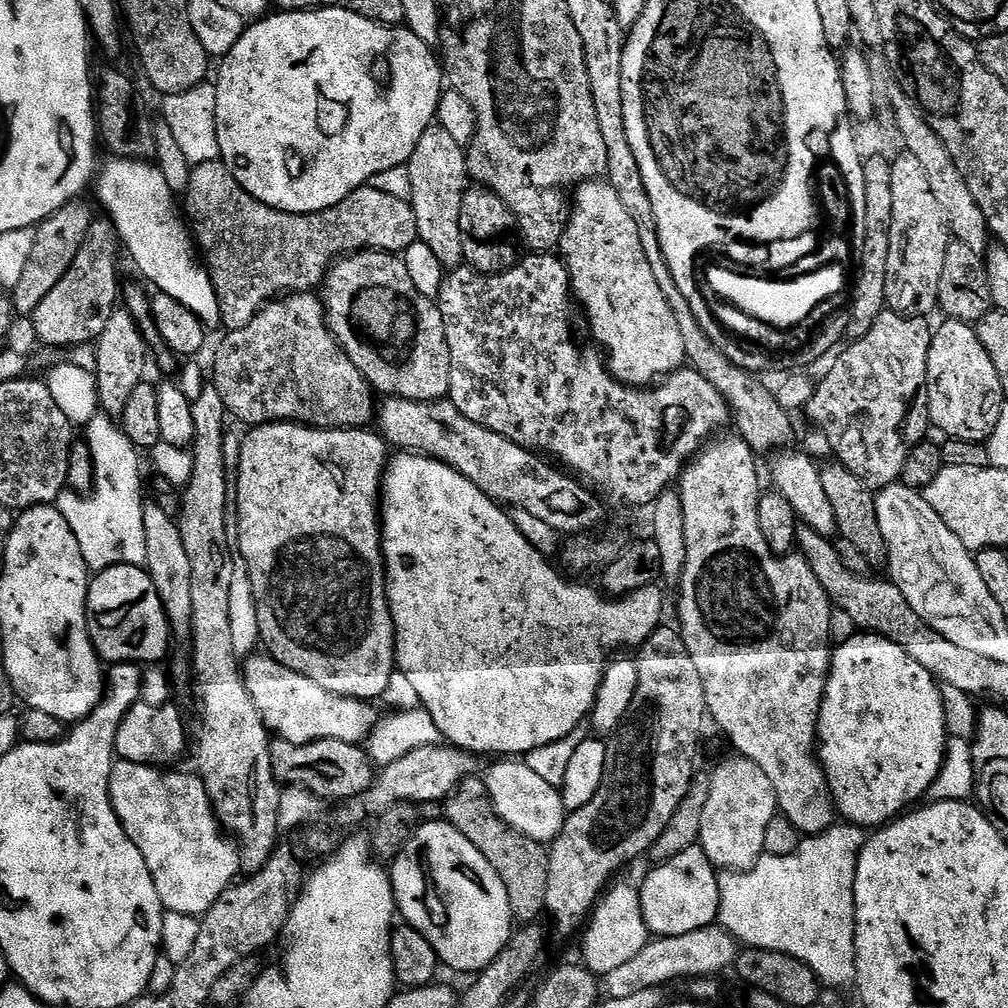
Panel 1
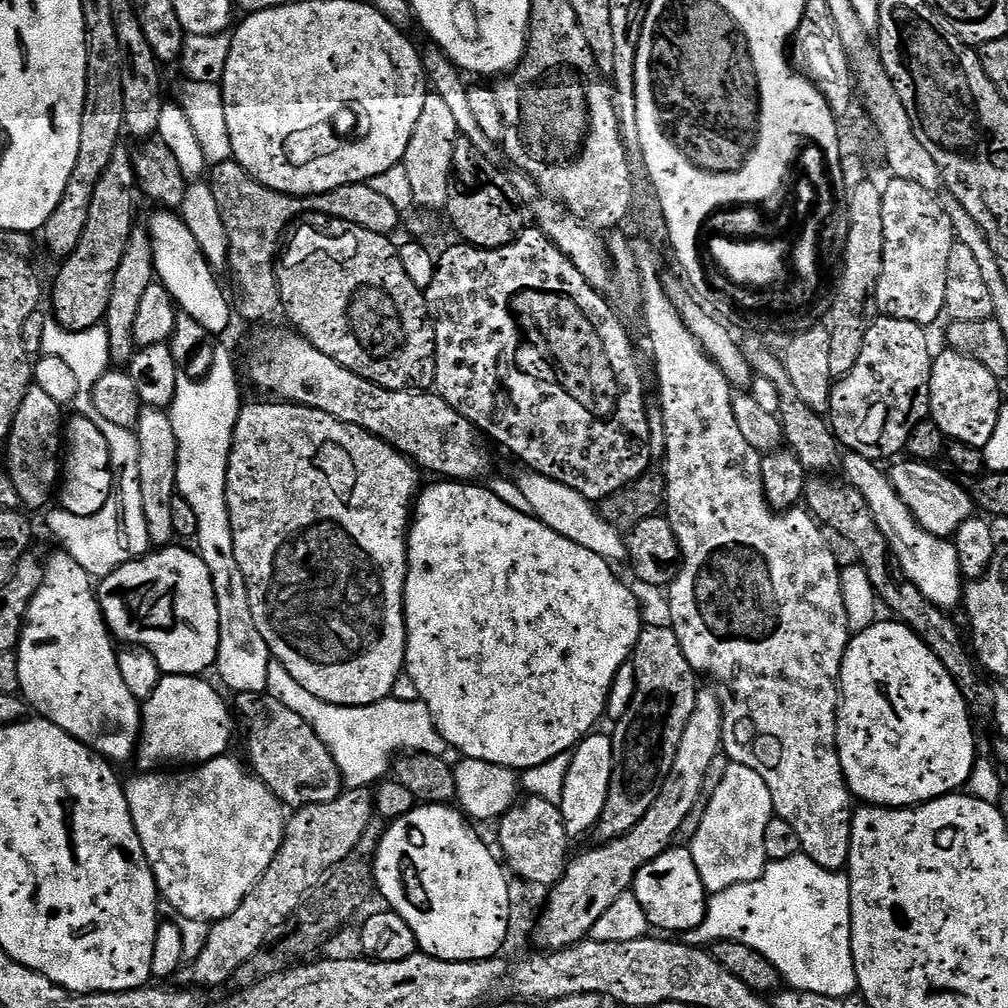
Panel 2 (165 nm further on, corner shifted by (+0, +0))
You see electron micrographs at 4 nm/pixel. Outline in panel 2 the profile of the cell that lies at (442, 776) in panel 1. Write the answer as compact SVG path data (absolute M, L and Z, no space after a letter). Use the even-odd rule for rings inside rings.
M349 788L341 791L340 796L334 798L334 802L295 809L287 817L284 841L264 877L253 886L242 906L234 910L234 914L211 925L206 946L202 946L202 954L198 954L198 958L183 969L182 976L201 984L196 985L201 989L208 988L211 984L227 985L232 979L232 972L238 970L242 962L258 954L258 950L264 947L269 937L288 917L296 913L298 906L304 903L313 888L334 866L338 866L338 862L342 862L342 858L346 858L346 854L350 854L350 850L354 850L354 846L358 846L372 819L374 796L368 788Z

